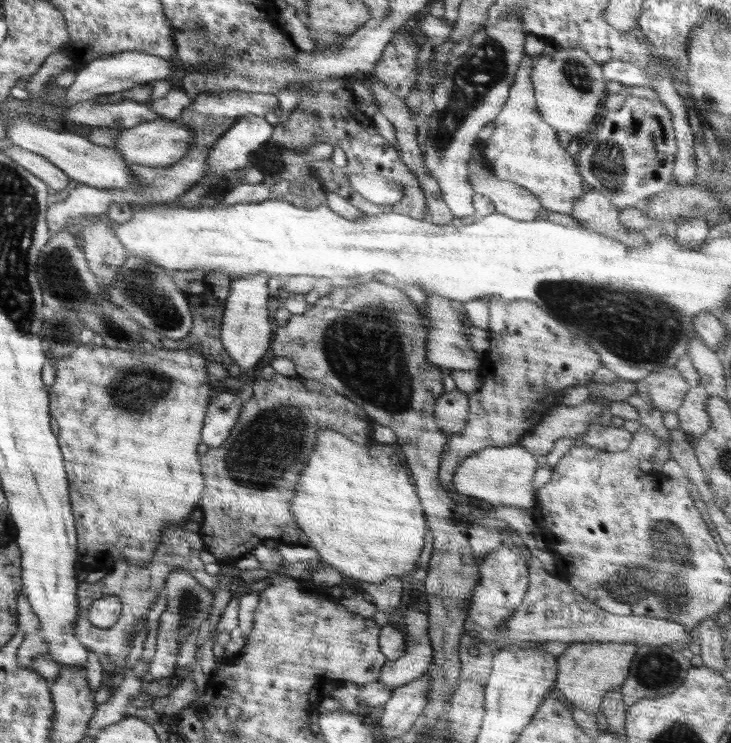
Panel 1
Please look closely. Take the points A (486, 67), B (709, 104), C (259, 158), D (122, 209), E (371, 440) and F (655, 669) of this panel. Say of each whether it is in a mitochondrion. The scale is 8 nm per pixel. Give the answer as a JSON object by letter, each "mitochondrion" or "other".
{"A":"mitochondrion","B":"mitochondrion","C":"other","D":"other","E":"other","F":"mitochondrion"}

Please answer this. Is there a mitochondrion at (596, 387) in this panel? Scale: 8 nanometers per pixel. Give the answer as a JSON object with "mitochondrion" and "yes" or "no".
{"mitochondrion":"no"}

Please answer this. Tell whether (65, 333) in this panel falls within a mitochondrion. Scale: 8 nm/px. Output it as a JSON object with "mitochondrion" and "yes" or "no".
{"mitochondrion":"yes"}

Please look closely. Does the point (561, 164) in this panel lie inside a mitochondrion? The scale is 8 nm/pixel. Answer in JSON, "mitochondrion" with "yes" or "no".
{"mitochondrion":"no"}

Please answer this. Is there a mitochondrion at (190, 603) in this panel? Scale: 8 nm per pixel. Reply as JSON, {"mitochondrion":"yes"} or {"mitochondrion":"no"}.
{"mitochondrion":"yes"}

